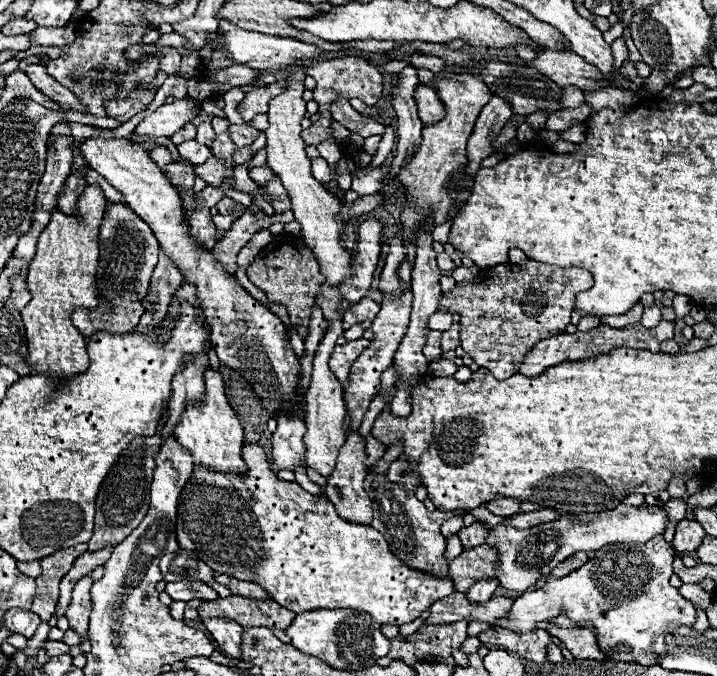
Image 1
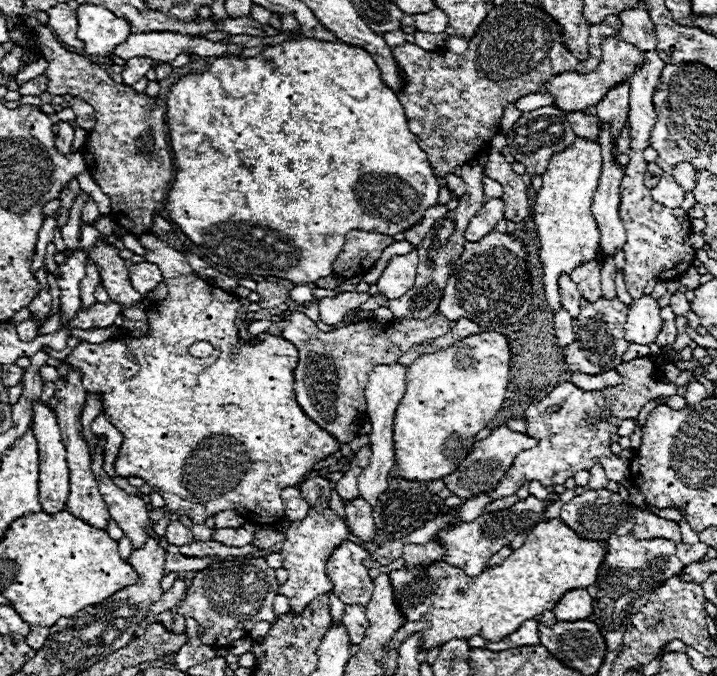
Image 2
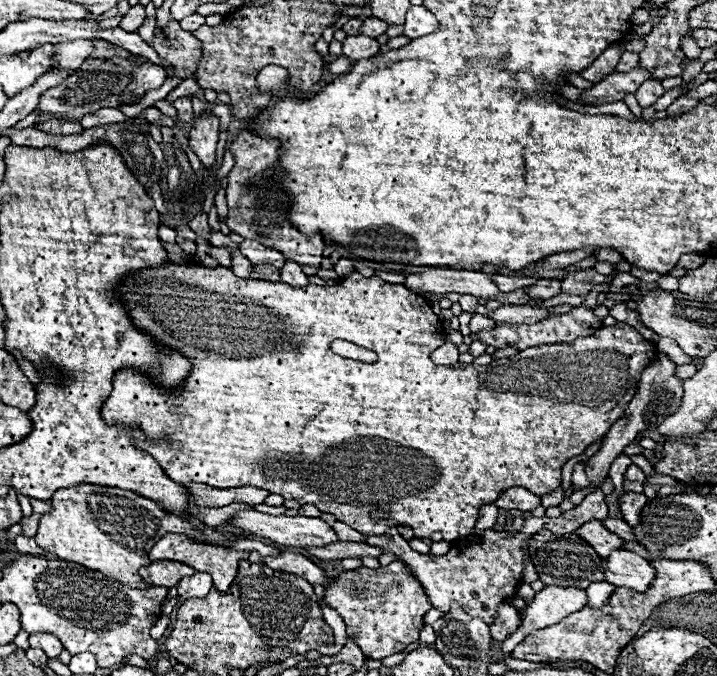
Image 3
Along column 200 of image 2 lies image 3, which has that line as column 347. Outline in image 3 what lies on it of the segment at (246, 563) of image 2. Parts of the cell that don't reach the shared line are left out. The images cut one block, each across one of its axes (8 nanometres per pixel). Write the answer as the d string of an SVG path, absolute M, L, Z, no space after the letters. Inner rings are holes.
M394 560L380 568L344 570L324 584L324 602L334 608L346 622L348 640L354 640L372 660L404 652L408 644L418 642L418 632L424 626L424 614L432 608L418 580Z

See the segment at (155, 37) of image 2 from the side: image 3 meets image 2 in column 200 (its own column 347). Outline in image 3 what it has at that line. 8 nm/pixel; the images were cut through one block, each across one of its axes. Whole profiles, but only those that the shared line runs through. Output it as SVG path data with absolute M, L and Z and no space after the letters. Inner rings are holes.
M348 36L344 42L344 56L350 58L350 60L360 60L360 58L370 58L374 54L380 52L380 44L374 40L374 38L368 38L368 36Z

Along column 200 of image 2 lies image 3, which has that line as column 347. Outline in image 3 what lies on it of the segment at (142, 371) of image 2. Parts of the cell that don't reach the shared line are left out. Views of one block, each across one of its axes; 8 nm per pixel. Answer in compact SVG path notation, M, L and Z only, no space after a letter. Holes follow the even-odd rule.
M166 262L166 264L162 264L162 266L156 266L156 268L144 268L144 270L138 270L138 272L128 274L128 276L124 278L124 282L120 284L118 292L120 292L120 300L122 300L124 308L126 308L128 314L132 316L134 326L136 326L138 330L142 330L144 334L150 334L150 336L158 342L158 346L160 346L160 344L162 344L162 346L170 346L170 348L178 350L180 354L184 354L186 358L190 358L190 360L192 360L192 372L186 376L186 380L184 380L180 386L170 388L170 390L164 390L164 388L156 386L146 374L142 374L142 372L138 372L138 370L134 370L134 368L130 368L130 370L118 370L116 376L112 378L112 394L104 400L102 410L100 410L100 412L102 412L102 418L106 420L106 424L138 426L138 428L146 434L146 440L138 440L134 446L136 446L138 450L142 450L142 452L148 452L152 458L156 458L158 464L162 466L162 470L164 470L174 482L200 482L200 484L208 484L208 486L212 486L212 488L240 488L240 486L244 486L244 484L250 484L250 486L256 486L256 488L264 488L264 490L268 490L270 494L280 494L284 500L292 500L292 498L294 498L294 500L300 502L300 504L314 504L320 512L330 512L330 514L334 514L338 520L350 524L354 530L358 530L358 532L362 532L362 534L366 534L366 536L384 534L390 526L404 526L404 524L406 524L406 526L410 526L410 528L414 530L414 536L416 536L416 538L428 538L432 532L442 532L442 534L444 534L444 540L446 540L446 542L452 542L452 540L458 540L458 538L462 538L462 536L472 534L474 524L476 524L476 520L478 520L478 516L480 516L480 506L492 504L492 502L500 496L502 490L506 490L506 488L510 488L510 486L522 486L522 488L528 488L530 492L534 492L534 494L538 494L538 496L544 496L544 494L552 492L554 488L560 486L560 470L562 470L562 466L564 466L570 458L582 454L592 442L602 440L602 438L606 436L606 432L610 430L610 426L612 426L614 422L618 422L618 420L624 416L624 412L626 412L630 400L632 400L634 394L636 394L636 384L638 384L638 380L640 380L640 376L642 376L642 370L644 370L646 364L650 364L650 362L656 358L656 354L658 354L656 346L654 346L650 340L642 338L642 334L640 334L634 326L624 324L624 322L618 322L618 324L614 324L614 326L604 326L604 328L600 328L600 330L598 330L596 334L592 334L592 336L576 338L576 340L570 342L570 344L542 344L542 346L532 346L532 348L520 350L520 352L518 352L516 356L512 356L512 358L494 360L494 362L490 362L488 366L476 366L476 364L468 364L468 366L466 366L466 364L460 364L460 362L456 362L456 364L452 364L452 366L436 366L436 364L430 360L430 354L432 354L436 348L440 348L440 346L446 342L446 338L444 338L442 322L440 322L440 318L432 312L430 304L428 304L420 294L414 294L412 290L408 290L408 288L402 286L402 284L380 282L378 276L364 278L364 276L358 274L358 272L350 274L344 282L340 282L340 284L336 284L336 286L316 286L316 284L308 284L308 286L302 286L302 288L292 288L292 286L282 284L282 282L238 278L236 274L232 274L232 270L228 270L228 268L224 268L224 266L206 268L206 266L200 266L200 264L196 264L196 262L188 262L188 264L172 264L172 262ZM338 338L348 340L348 342L354 342L356 346L364 346L364 348L374 350L374 352L378 354L378 360L376 360L374 364L366 364L366 362L358 362L358 360L342 358L342 356L332 356L330 344L332 344L334 340L338 340ZM378 510L384 510L384 512L388 512L390 516L388 516L386 520L374 520L374 518L372 518L372 512L378 512Z

